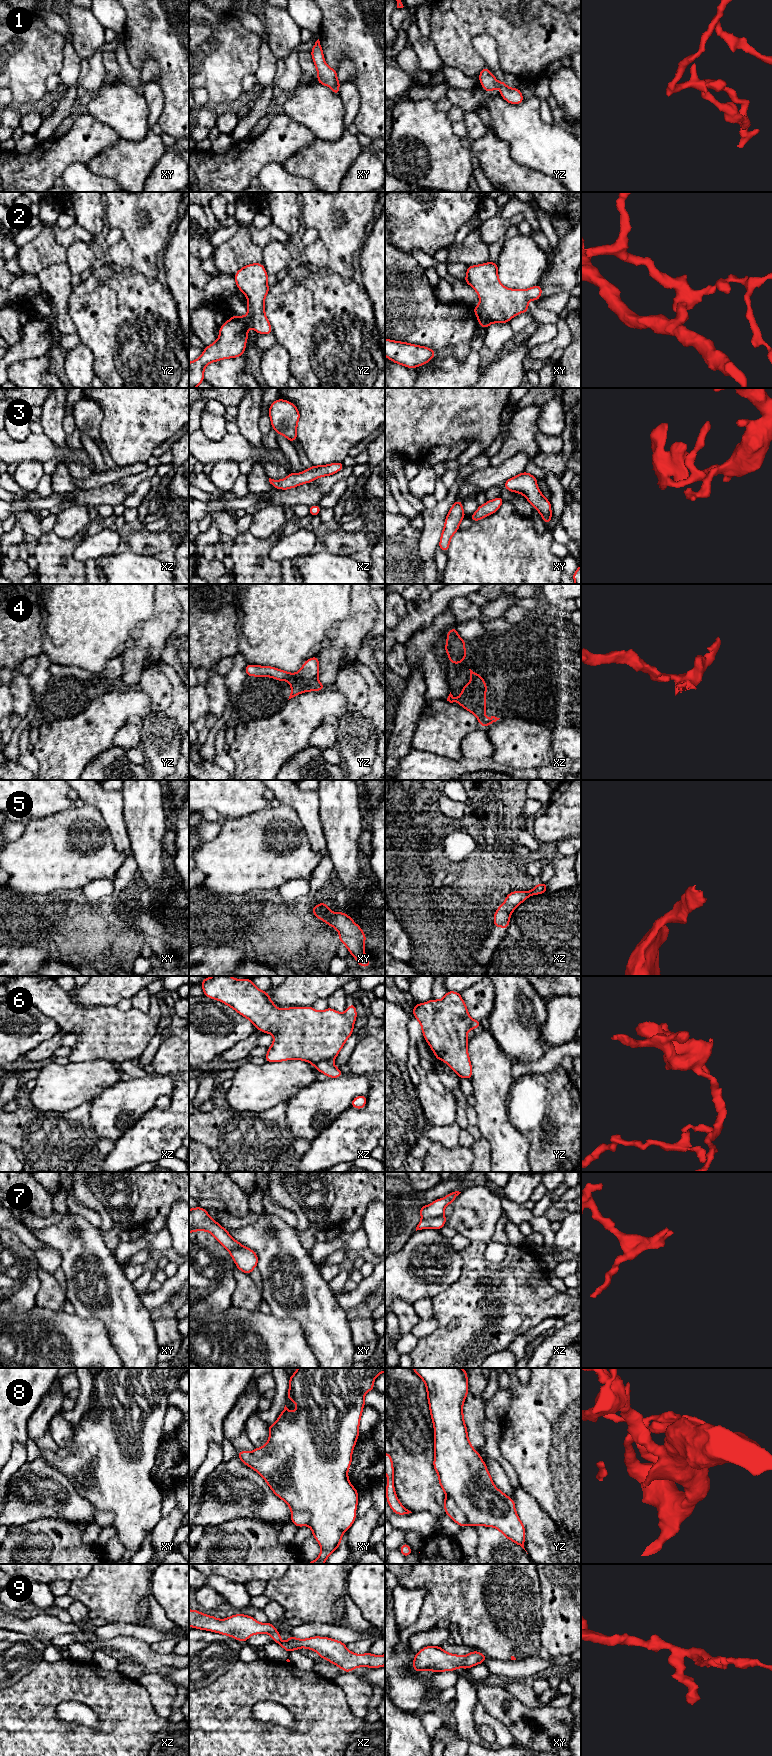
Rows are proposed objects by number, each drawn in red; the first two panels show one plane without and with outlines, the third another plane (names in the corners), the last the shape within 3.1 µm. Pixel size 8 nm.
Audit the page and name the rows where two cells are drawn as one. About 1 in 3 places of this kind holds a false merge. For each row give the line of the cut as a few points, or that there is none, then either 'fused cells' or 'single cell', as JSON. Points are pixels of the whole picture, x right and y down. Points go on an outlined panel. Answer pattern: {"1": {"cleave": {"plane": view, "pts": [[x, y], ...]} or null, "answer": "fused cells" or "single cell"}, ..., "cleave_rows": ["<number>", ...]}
{"1": {"cleave": {"plane": "xy", "pts": [[338, 82], [332, 88]]}, "answer": "fused cells"}, "2": {"cleave": {"plane": "yz", "pts": [[247, 315], [252, 326]]}, "answer": "fused cells"}, "3": {"cleave": null, "answer": "single cell"}, "4": {"cleave": null, "answer": "single cell"}, "5": {"cleave": null, "answer": "single cell"}, "6": {"cleave": {"plane": "xz", "pts": [[332, 1060], [319, 1061], [313, 1065]]}, "answer": "fused cells"}, "7": {"cleave": null, "answer": "single cell"}, "8": {"cleave": null, "answer": "single cell"}, "9": {"cleave": null, "answer": "single cell"}, "cleave_rows": ["1", "2", "6"]}

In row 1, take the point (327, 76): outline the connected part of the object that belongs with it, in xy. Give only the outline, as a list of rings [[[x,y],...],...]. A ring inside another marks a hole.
[[[319,39],[311,50],[311,56],[318,74],[317,82],[330,88],[335,87],[338,84],[337,70],[326,64]]]

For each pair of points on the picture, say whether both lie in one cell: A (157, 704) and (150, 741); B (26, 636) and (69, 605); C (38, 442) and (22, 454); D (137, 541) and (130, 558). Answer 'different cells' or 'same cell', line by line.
A: different cells
B: different cells
C: same cell
D: different cells

